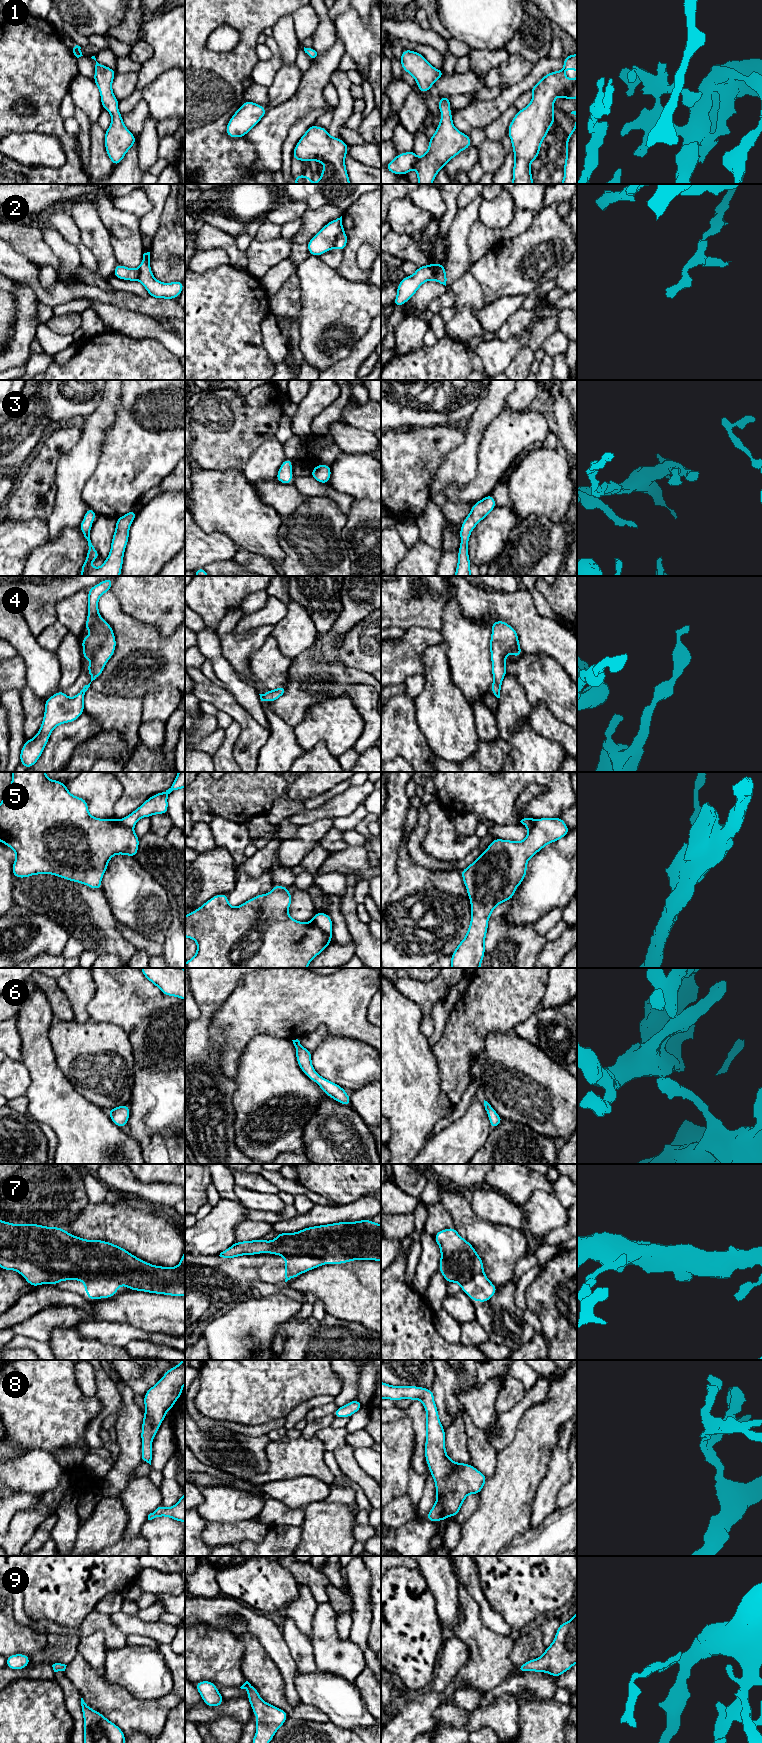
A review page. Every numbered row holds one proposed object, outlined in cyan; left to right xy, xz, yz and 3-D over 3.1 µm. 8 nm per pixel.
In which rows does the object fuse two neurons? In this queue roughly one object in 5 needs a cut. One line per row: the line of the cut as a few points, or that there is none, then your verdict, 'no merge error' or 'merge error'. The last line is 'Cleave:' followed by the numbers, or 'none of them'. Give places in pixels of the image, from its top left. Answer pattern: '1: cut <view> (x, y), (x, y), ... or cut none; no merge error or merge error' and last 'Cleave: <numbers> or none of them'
1: cut none; no merge error
2: cut xz (343, 230), (336, 237), (334, 246); merge error
3: cut none; no merge error
4: cut none; no merge error
5: cut xz (311, 921), (330, 934); merge error
6: cut none; no merge error
7: cut xz (281, 1254), (290, 1254), (297, 1249), (309, 1251), (322, 1264); merge error
8: cut none; no merge error
9: cut none; no merge error
Cleave: 2, 5, 7

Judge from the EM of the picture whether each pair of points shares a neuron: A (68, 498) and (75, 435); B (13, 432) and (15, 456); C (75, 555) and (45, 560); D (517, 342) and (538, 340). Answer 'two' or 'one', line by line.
A: two
B: one
C: one
D: two

